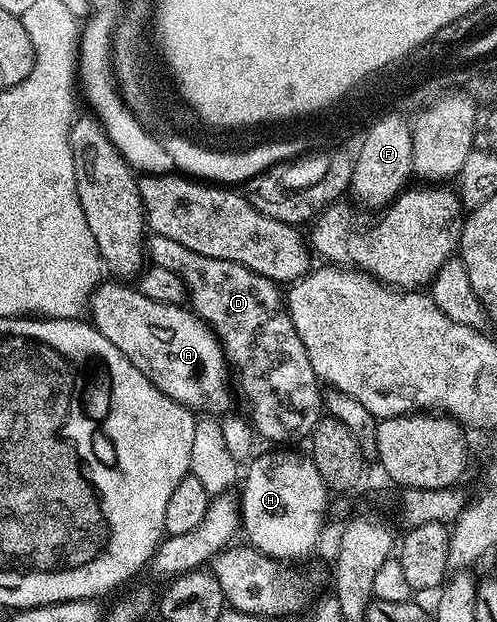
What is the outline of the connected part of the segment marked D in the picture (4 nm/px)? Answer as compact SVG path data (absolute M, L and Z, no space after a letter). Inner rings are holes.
M154 233L146 236L145 255L154 266L169 269L185 281L190 310L210 327L223 346L234 390L238 398L239 395L243 398L243 407L247 410L245 419L251 424L254 434L260 440L268 439L271 445L291 445L294 439L306 440L324 414L324 394L319 391L321 380L313 373L313 365L309 365L309 353L305 353L305 345L301 345L301 337L297 337L297 329L293 329L280 284L233 261L201 257L201 253L193 253L193 249L185 249L185 245Z

